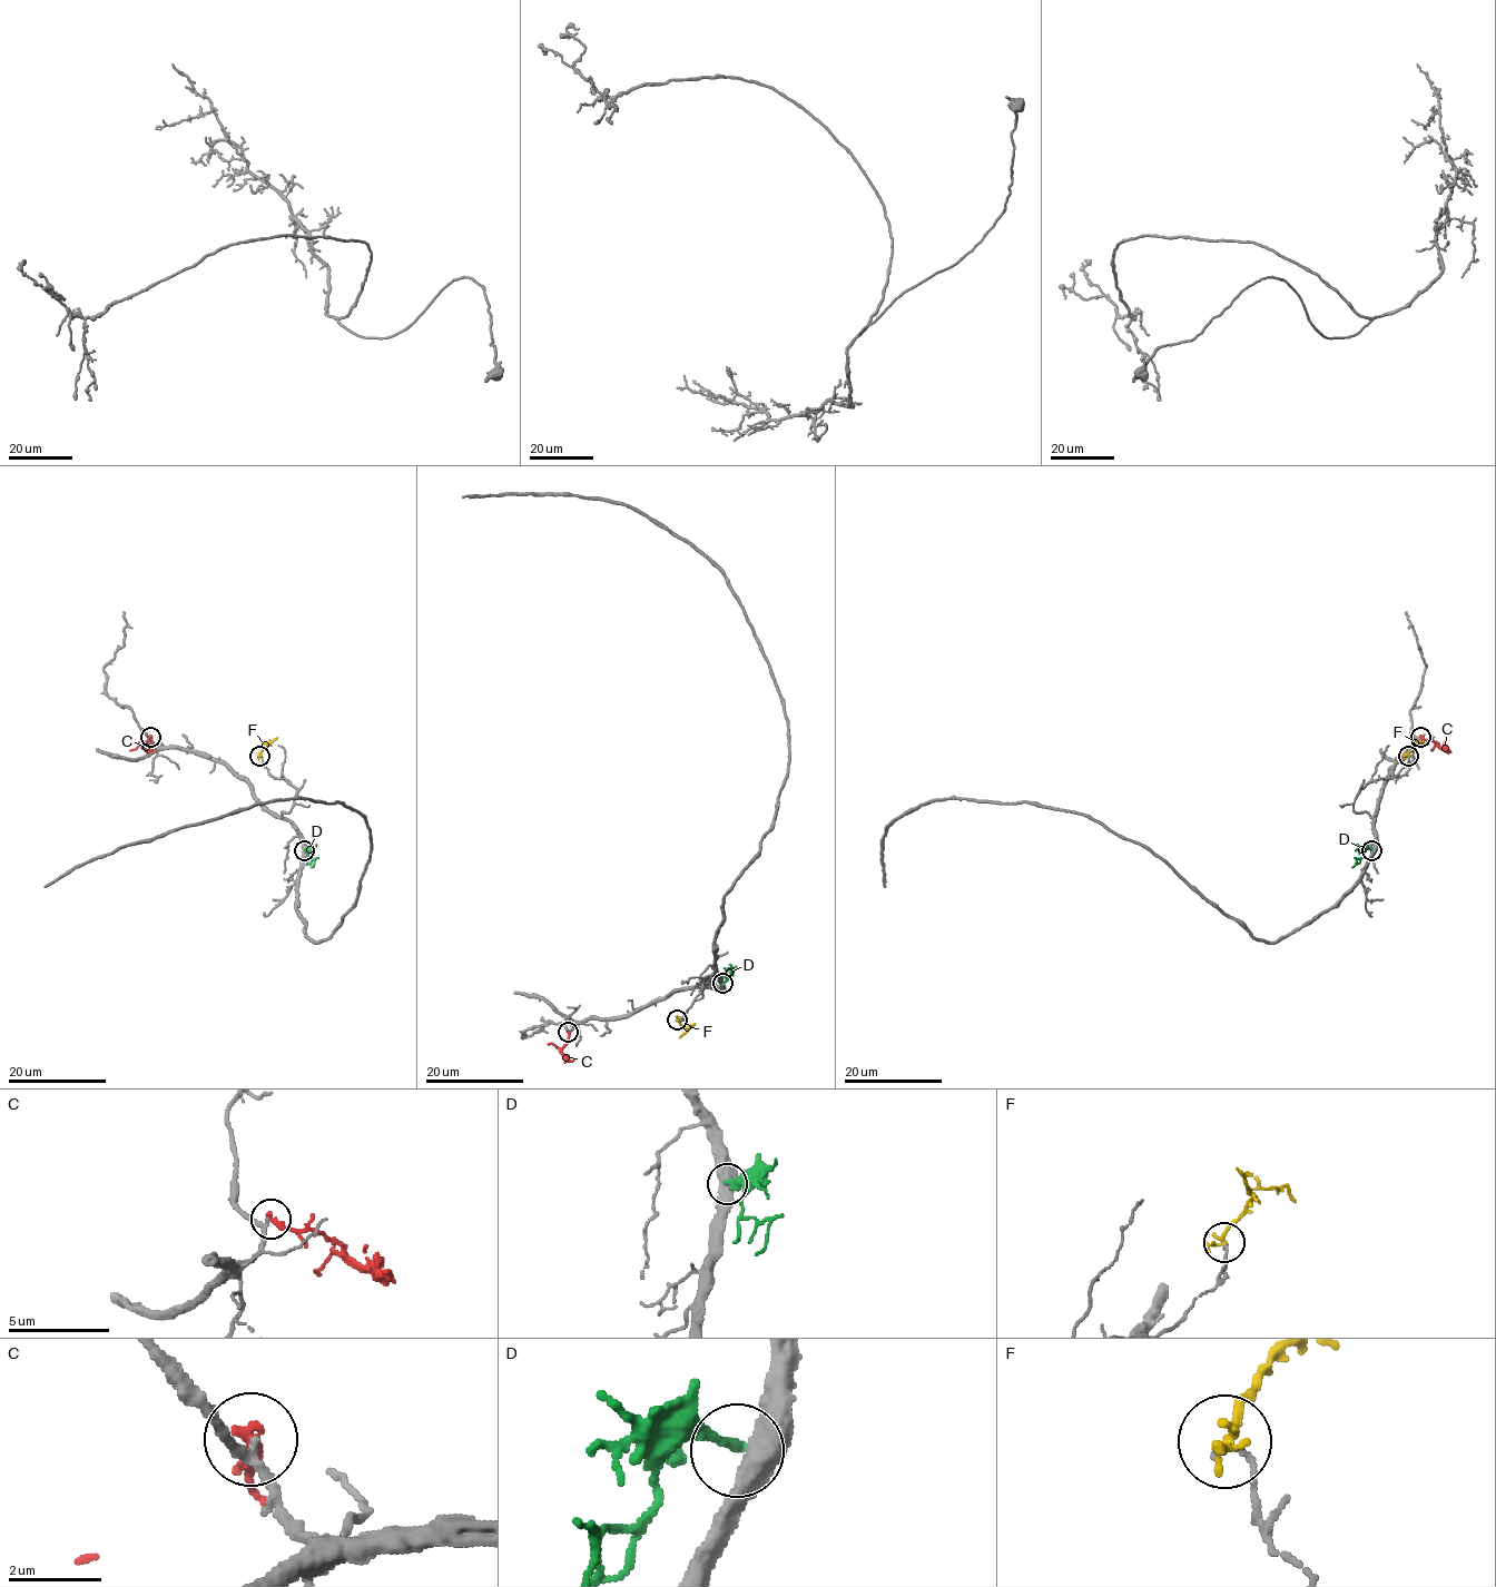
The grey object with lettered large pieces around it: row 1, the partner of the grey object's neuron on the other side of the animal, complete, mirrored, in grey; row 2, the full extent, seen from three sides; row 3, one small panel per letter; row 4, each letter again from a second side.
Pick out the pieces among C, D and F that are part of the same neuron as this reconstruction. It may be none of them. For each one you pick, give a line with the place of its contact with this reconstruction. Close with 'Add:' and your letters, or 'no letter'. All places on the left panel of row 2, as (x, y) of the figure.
Add: no letter

